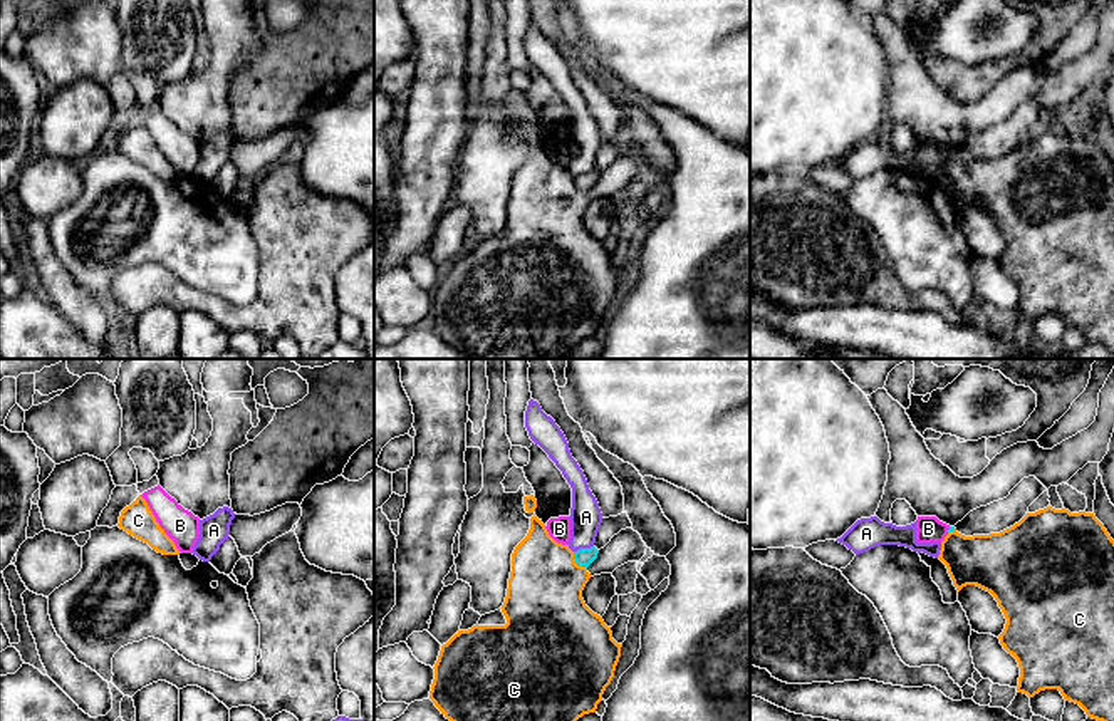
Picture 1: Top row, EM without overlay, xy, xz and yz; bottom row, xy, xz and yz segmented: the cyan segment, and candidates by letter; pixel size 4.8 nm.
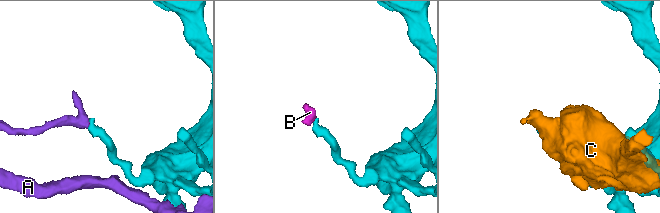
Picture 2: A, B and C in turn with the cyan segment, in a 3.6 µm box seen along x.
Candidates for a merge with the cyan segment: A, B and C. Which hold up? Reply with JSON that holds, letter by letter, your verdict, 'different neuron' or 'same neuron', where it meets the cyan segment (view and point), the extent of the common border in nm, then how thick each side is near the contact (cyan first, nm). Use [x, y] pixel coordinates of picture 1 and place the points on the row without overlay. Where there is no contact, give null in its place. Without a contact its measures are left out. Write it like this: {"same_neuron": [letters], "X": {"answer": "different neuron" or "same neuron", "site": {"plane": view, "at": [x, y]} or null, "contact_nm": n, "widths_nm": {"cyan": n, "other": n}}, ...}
{"same_neuron": [], "A": {"answer": "different neuron", "site": {"plane": "xz", "at": [583, 173]}, "contact_nm": 100, "widths_nm": {"cyan": 90, "other": 150}}, "B": {"answer": "different neuron", "site": {"plane": "yz", "at": [950, 153]}, "contact_nm": 30, "widths_nm": {"cyan": 30, "other": 130}}, "C": {"answer": "different neuron", "site": {"plane": "xz", "at": [576, 186]}, "contact_nm": 110, "widths_nm": {"cyan": 90, "other": 380}}}

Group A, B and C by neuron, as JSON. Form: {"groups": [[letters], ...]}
{"groups": [["A"], ["B"], ["C"]]}

